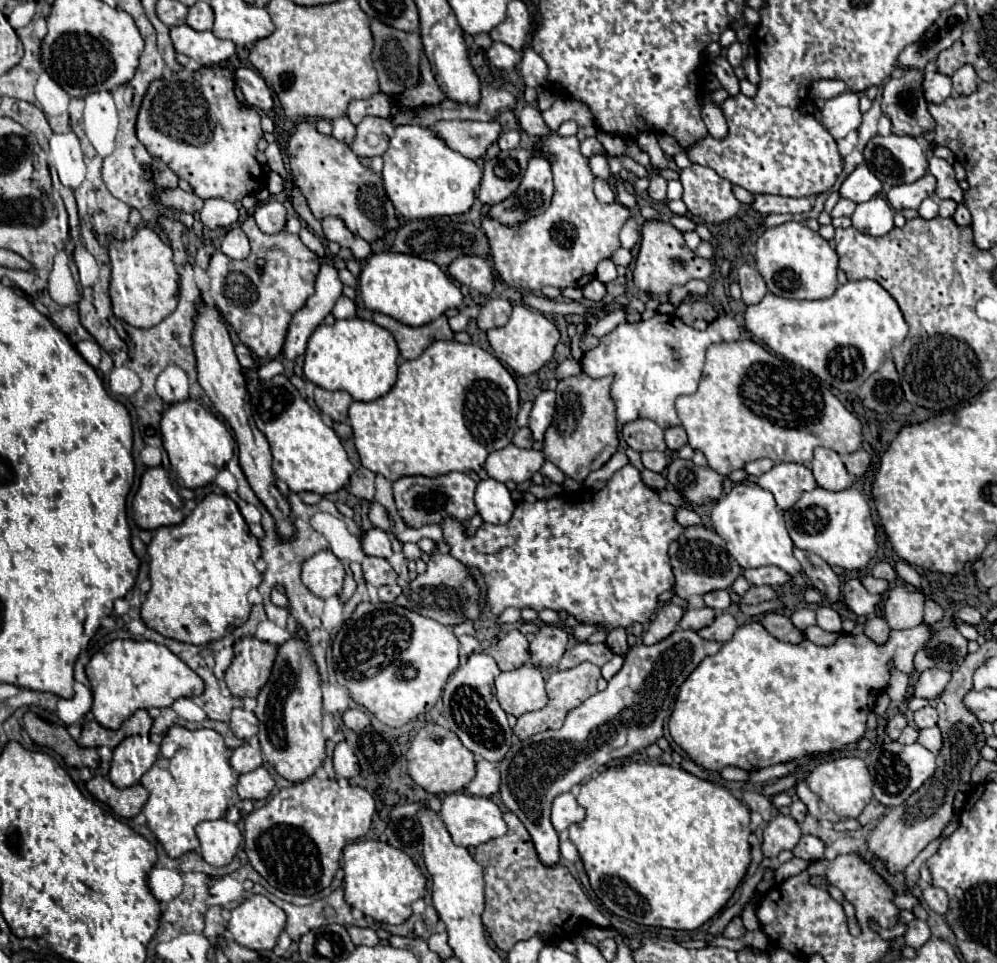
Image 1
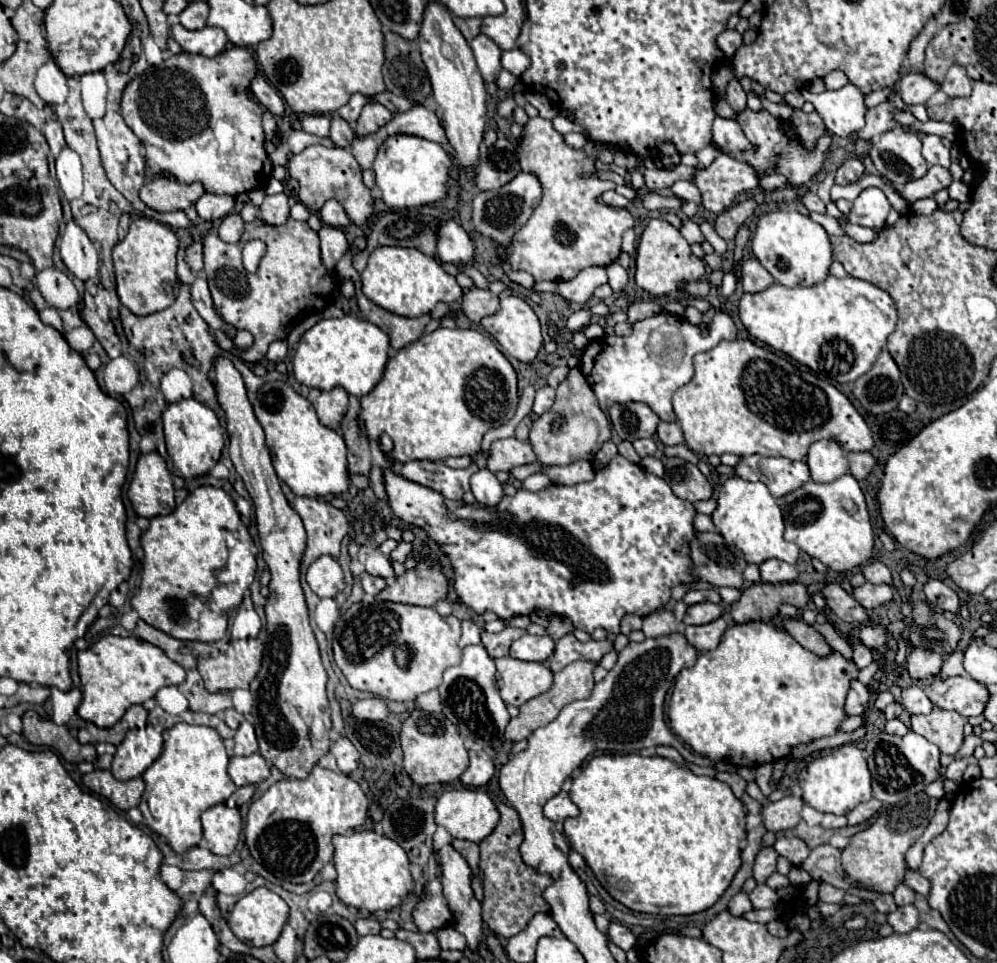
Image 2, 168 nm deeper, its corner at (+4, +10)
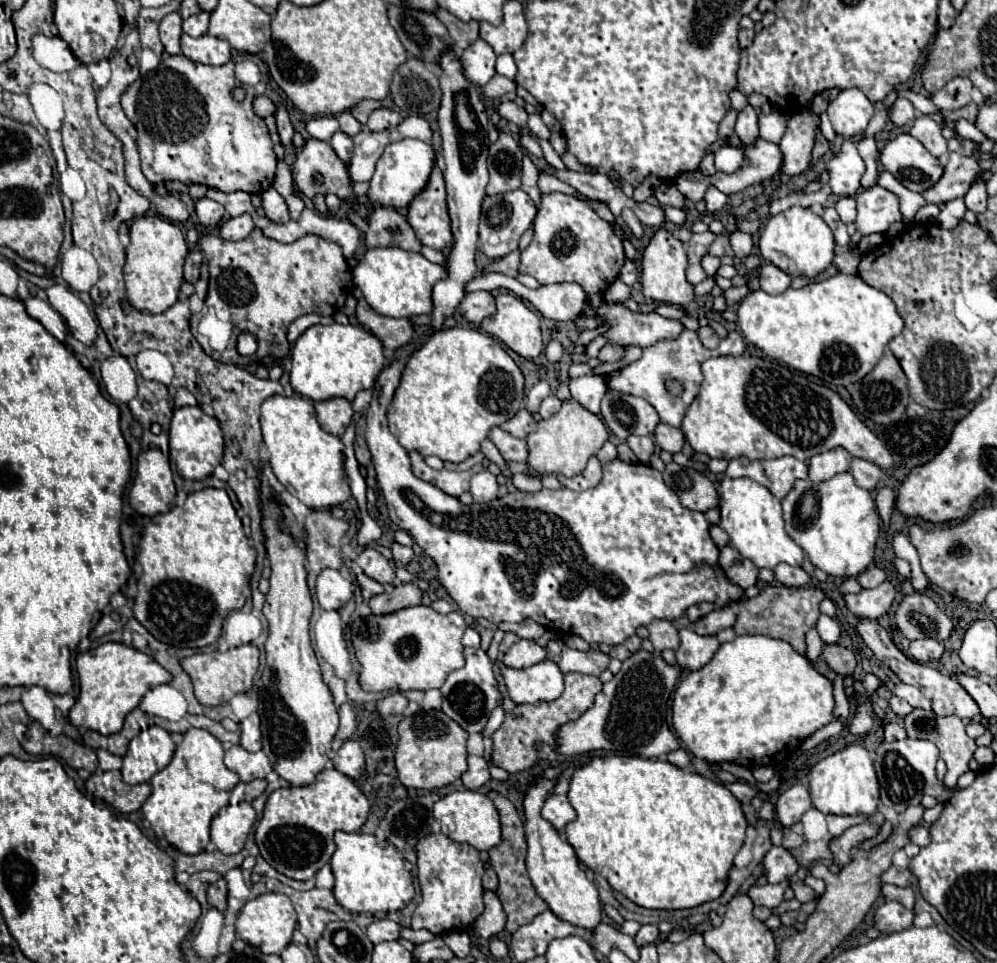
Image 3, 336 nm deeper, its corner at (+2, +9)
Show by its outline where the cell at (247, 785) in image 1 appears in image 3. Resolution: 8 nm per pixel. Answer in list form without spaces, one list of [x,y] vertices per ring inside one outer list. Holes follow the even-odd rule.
[[[233,747],[225,753],[225,765],[239,775],[243,783],[253,781],[253,779],[265,779],[273,769],[263,751],[249,753],[243,747]]]

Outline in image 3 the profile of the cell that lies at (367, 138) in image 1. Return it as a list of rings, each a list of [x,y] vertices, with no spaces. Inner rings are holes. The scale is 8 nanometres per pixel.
[[[377,109],[369,115],[367,121],[367,129],[371,131],[385,131],[389,127],[395,127],[397,123],[401,123],[401,115],[395,109]]]

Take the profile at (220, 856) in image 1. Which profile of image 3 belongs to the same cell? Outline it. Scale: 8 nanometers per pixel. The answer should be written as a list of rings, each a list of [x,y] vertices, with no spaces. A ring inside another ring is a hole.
[[[251,803],[227,805],[211,821],[211,841],[225,855],[239,853],[245,845],[253,823],[255,811]]]

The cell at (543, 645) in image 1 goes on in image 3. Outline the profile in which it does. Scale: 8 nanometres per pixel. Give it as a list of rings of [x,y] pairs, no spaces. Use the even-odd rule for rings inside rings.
[[[521,639],[519,643],[515,643],[503,655],[503,663],[513,669],[525,669],[525,667],[541,663],[545,659],[547,659],[547,651],[541,645],[537,645],[535,641],[527,641],[527,639]]]

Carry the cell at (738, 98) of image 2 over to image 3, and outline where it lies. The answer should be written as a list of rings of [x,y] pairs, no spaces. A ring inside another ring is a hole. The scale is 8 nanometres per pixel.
[[[745,105],[741,111],[739,111],[739,117],[737,117],[737,125],[735,125],[735,135],[747,145],[747,143],[753,143],[757,137],[759,137],[759,131],[757,131],[757,111],[751,107],[751,105]]]

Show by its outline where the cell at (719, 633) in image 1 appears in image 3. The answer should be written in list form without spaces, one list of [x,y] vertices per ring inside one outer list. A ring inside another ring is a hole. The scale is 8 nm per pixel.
[[[693,629],[679,631],[681,645],[677,649],[677,665],[683,669],[701,669],[719,649],[715,635],[697,635]]]

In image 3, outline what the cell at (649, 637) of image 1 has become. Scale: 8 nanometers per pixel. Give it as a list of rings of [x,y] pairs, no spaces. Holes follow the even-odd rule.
[[[655,619],[647,625],[647,629],[649,629],[649,639],[657,651],[679,647],[679,633],[671,621]]]

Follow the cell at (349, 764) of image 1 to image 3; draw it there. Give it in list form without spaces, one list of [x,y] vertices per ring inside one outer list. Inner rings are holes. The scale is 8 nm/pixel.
[[[349,739],[341,745],[341,749],[337,753],[333,753],[333,765],[337,771],[345,773],[351,779],[357,779],[363,771],[365,771],[365,759],[363,759],[363,751],[359,747],[357,741]]]

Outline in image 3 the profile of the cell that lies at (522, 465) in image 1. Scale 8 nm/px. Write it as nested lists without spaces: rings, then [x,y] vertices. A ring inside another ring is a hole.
[[[493,427],[493,431],[489,433],[489,439],[495,443],[495,447],[499,449],[499,453],[503,455],[505,461],[519,461],[519,463],[527,461],[529,451],[527,451],[525,439],[511,437],[509,433],[501,431],[499,427]]]

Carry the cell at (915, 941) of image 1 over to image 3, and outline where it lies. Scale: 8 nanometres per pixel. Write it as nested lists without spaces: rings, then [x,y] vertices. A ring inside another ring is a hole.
[[[897,901],[883,903],[875,911],[875,927],[881,933],[897,933],[897,931],[909,929],[913,925],[913,917],[915,917],[915,913],[909,911],[909,909],[905,909]]]

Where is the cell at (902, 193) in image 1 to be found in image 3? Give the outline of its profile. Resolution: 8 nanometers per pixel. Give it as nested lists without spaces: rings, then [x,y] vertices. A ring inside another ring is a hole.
[[[949,153],[941,179],[933,187],[923,191],[921,195],[925,197],[927,203],[935,203],[935,205],[963,197],[967,193],[969,185],[973,183],[975,175],[979,173],[979,169],[981,167],[975,161],[975,157]]]

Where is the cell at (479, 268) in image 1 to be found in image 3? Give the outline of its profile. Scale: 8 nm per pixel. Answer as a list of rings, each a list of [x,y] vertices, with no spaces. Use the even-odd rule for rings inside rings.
[[[435,167],[429,179],[429,187],[413,199],[407,215],[419,241],[427,247],[443,251],[453,245],[451,219],[447,211],[447,195],[441,171]]]

